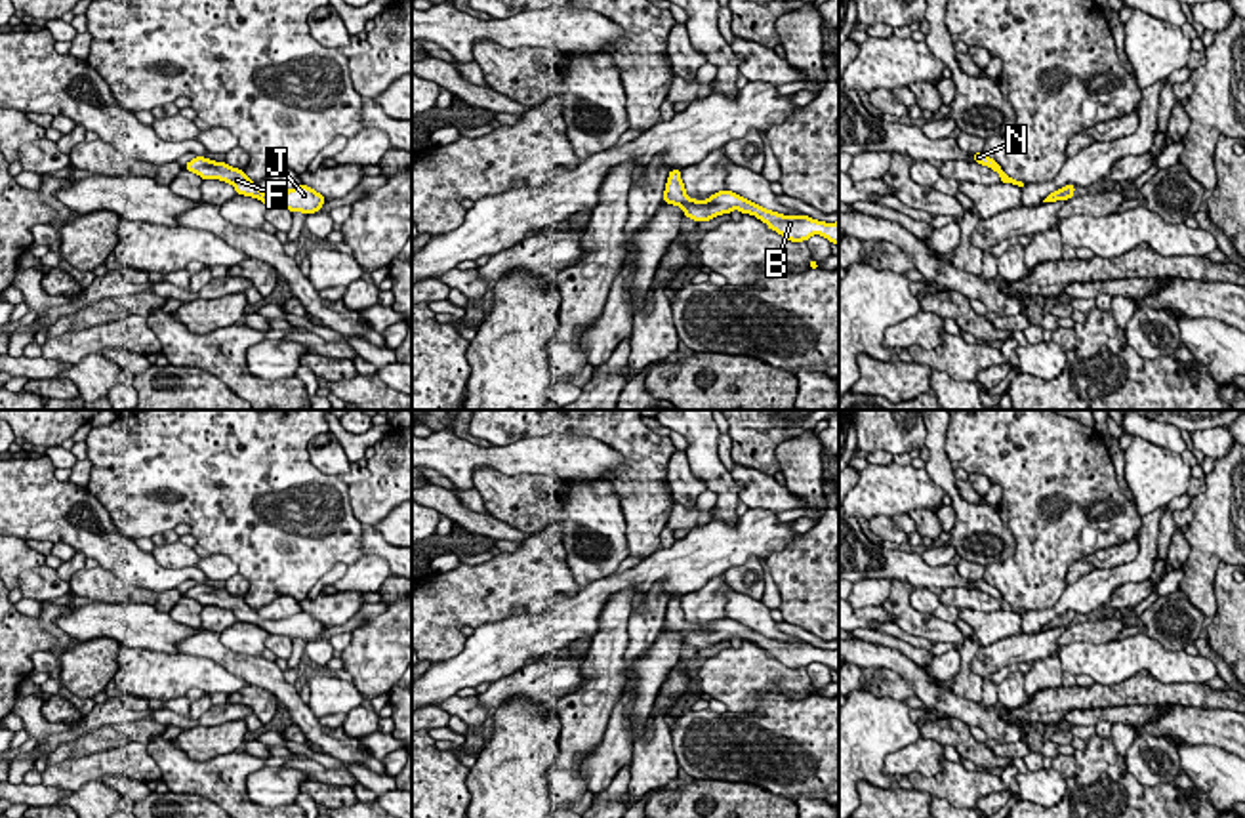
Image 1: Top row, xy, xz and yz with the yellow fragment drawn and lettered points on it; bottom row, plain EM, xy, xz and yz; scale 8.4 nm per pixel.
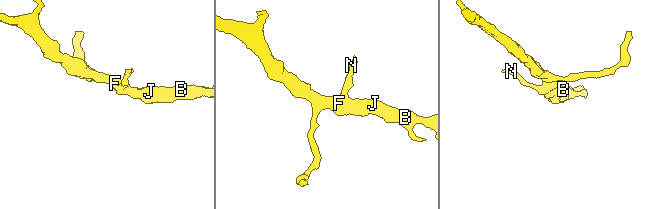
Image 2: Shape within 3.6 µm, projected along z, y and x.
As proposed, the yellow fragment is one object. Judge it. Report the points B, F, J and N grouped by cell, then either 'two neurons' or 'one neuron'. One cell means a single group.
B F J N; one neuron

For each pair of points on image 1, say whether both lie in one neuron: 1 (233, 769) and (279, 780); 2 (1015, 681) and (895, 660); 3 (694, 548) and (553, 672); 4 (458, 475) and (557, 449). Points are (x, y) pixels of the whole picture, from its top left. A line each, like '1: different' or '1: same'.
1: different
2: different
3: different
4: same

